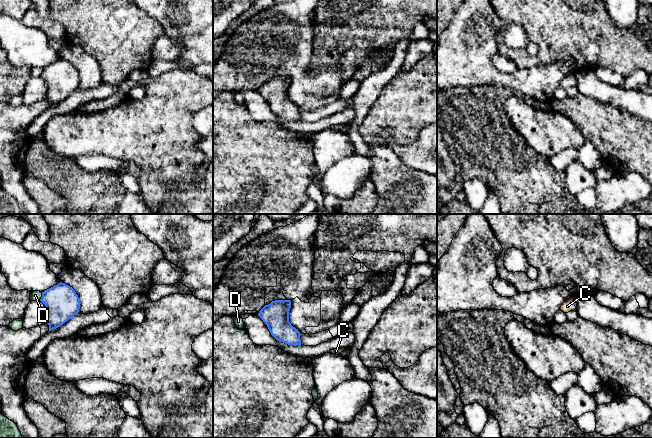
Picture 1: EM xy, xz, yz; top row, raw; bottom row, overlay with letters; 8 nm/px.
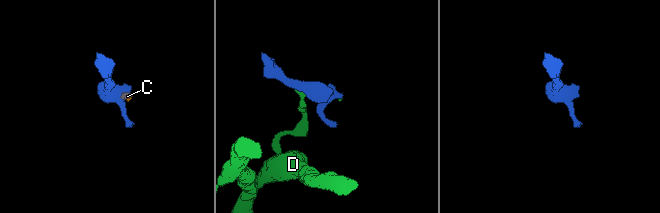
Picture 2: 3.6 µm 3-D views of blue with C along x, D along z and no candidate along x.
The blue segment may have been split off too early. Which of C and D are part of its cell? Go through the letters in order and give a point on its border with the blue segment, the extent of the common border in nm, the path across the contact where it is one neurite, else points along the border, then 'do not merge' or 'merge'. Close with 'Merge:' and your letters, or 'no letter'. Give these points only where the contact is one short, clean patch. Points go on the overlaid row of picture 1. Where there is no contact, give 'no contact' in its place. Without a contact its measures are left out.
C: contact yz (573, 304); length 50 nm; way yz (574, 303), (573, 304), (567, 306); merge
D: contact xy (42, 296); length 70 nm; do not merge
Merge: C

